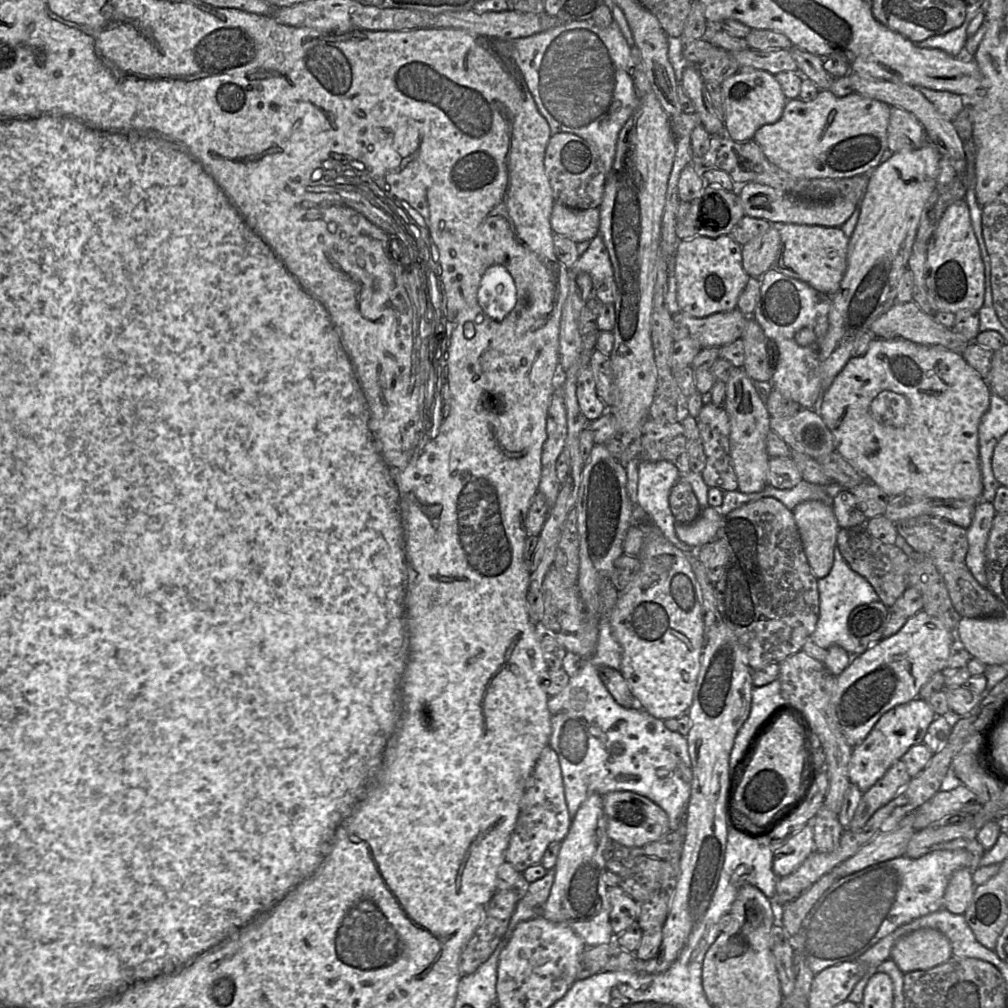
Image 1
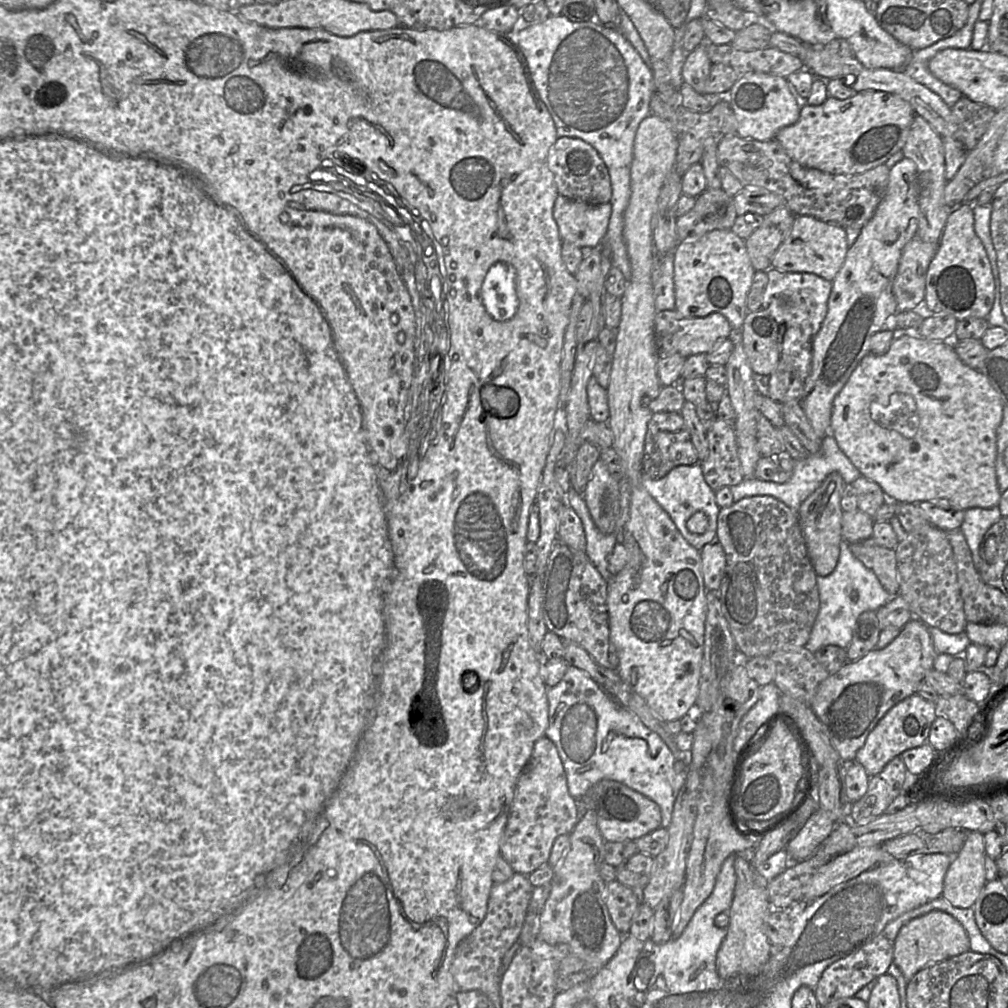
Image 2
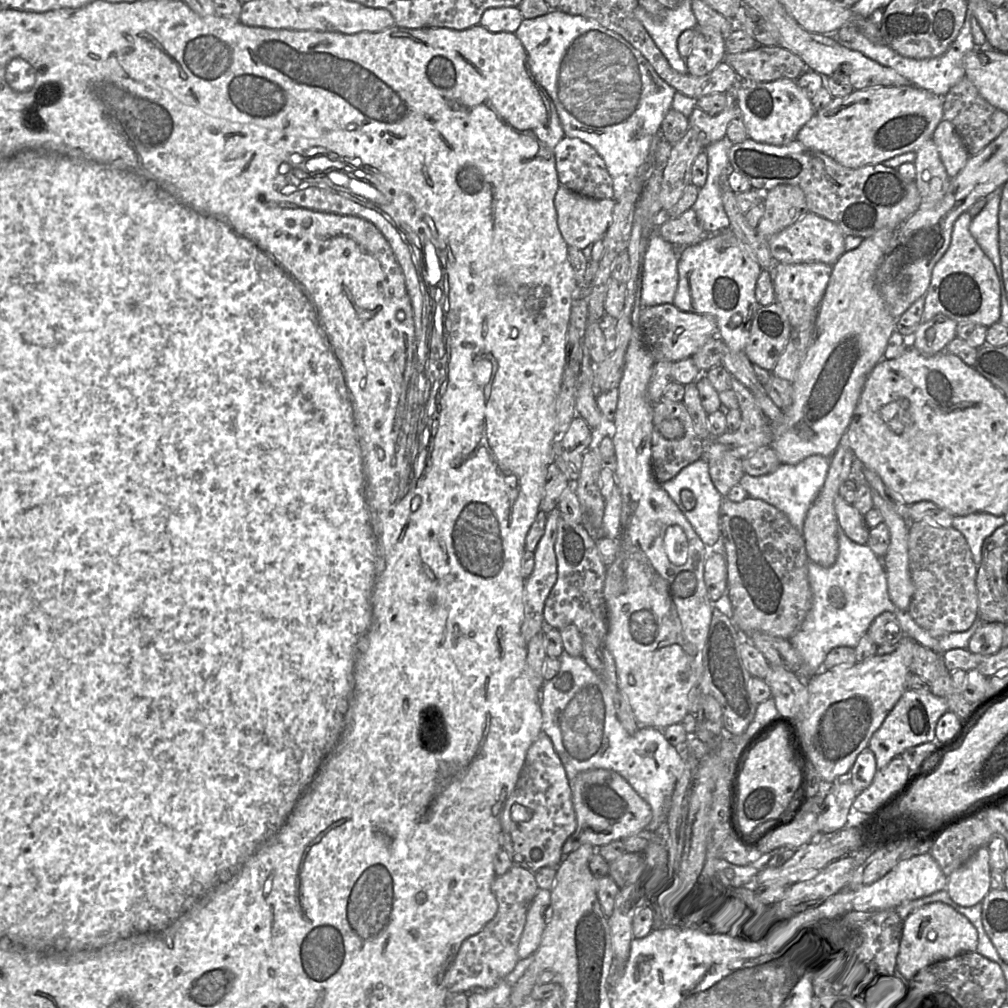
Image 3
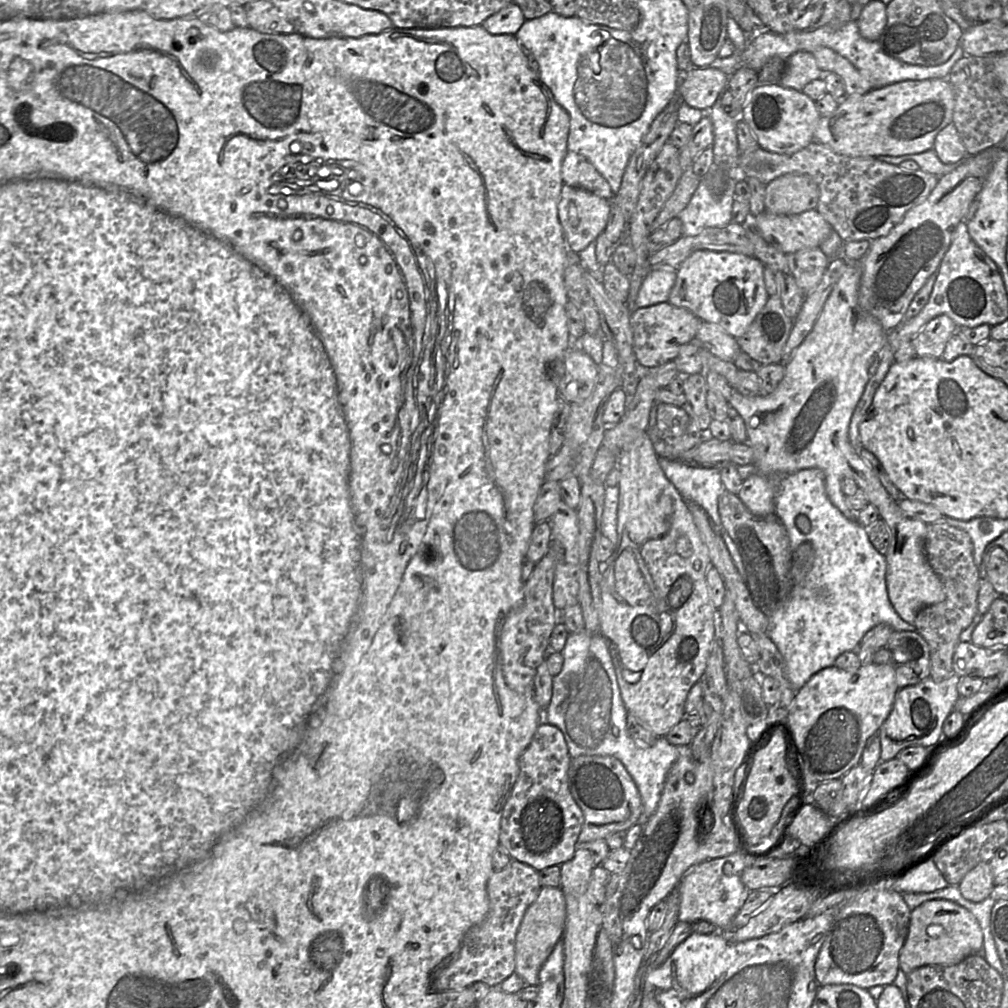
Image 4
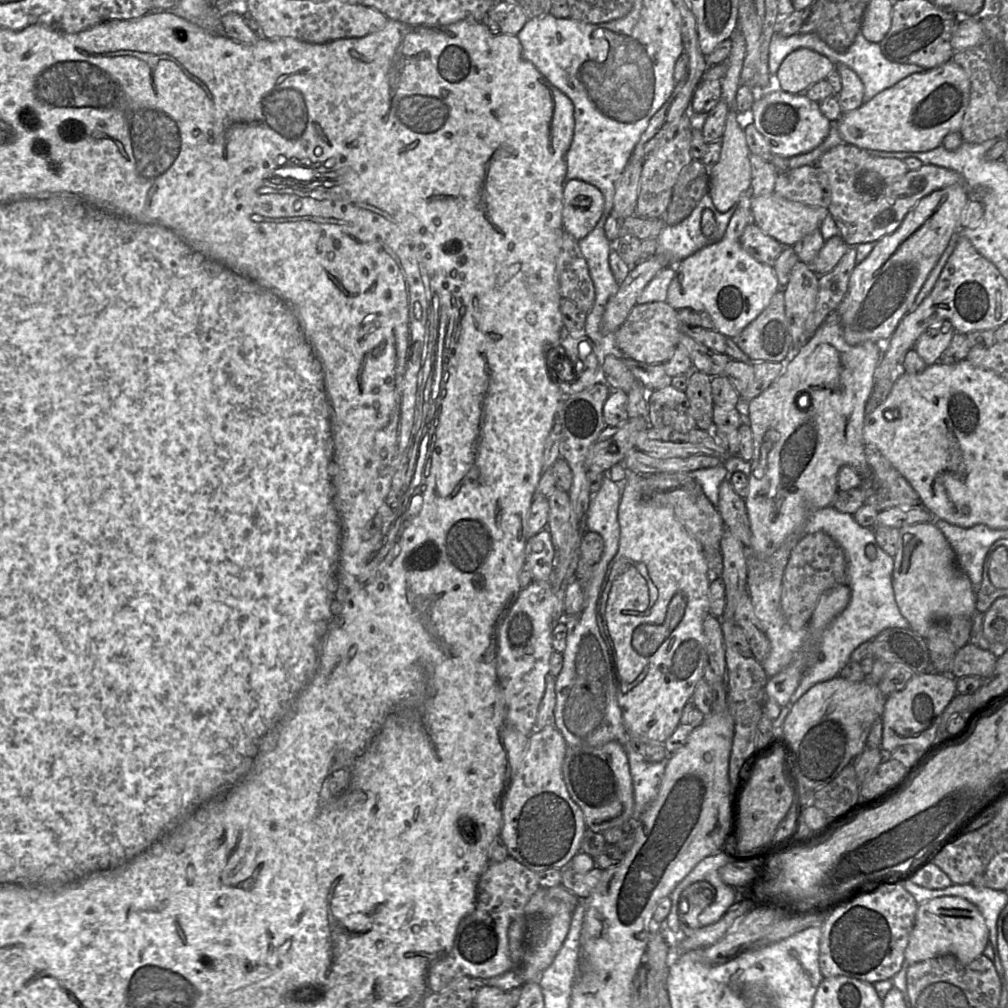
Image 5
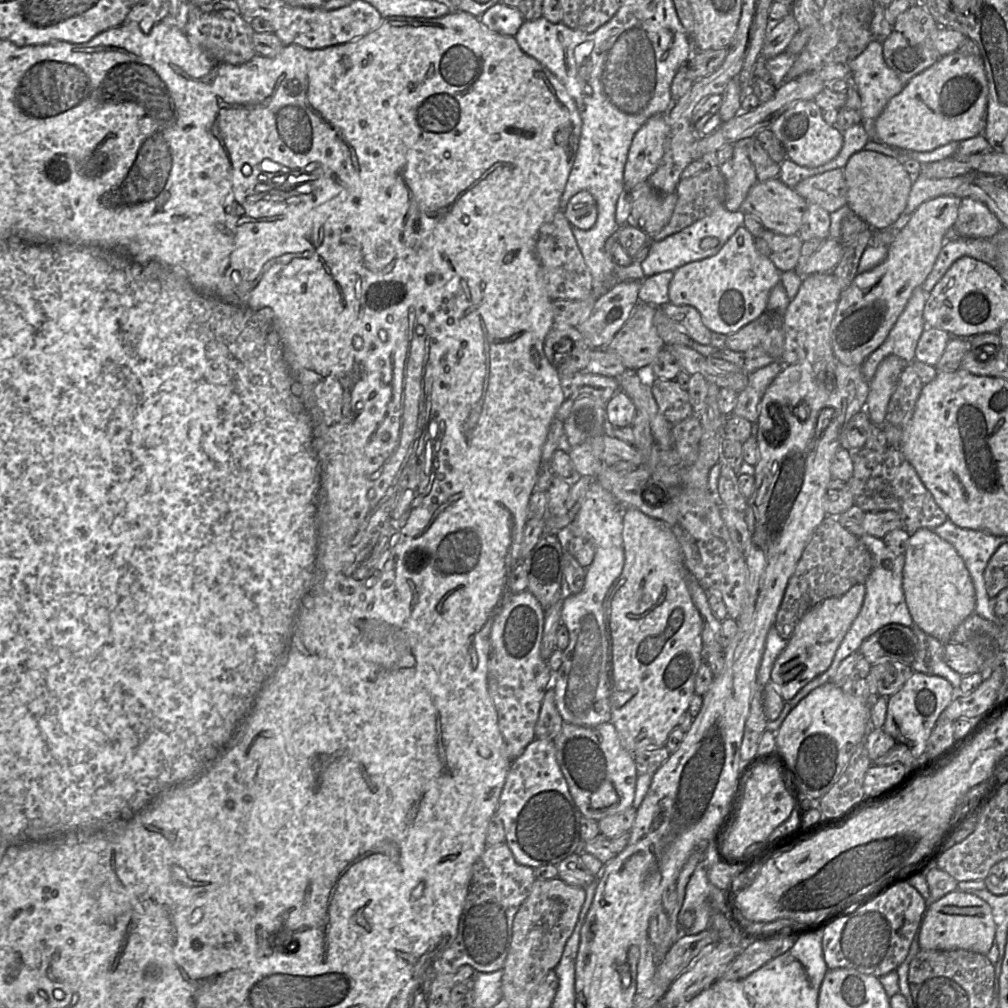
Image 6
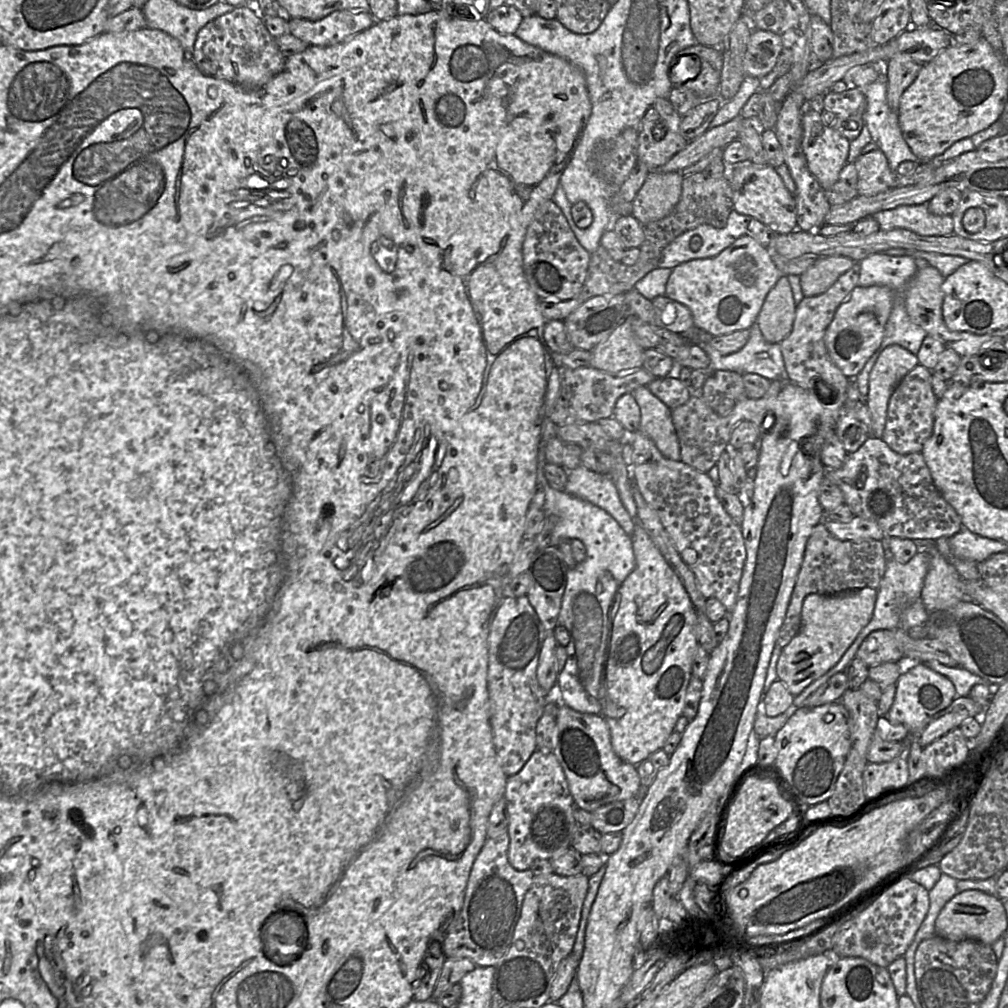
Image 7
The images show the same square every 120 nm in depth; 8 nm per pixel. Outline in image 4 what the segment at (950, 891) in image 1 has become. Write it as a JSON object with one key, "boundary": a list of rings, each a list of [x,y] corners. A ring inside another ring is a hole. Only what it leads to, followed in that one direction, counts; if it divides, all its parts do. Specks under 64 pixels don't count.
{"boundary":[[[989,862],[976,865],[958,884],[962,896],[974,903],[979,903],[993,895],[994,886]]]}

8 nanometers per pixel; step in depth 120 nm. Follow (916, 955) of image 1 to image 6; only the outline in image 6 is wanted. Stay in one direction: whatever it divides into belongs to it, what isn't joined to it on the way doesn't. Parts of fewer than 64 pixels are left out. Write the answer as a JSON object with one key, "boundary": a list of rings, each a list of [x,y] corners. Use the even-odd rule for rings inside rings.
{"boundary":[[[955,890],[930,904],[918,929],[923,950],[967,950],[986,955],[995,942],[996,926],[991,907],[981,898]]]}

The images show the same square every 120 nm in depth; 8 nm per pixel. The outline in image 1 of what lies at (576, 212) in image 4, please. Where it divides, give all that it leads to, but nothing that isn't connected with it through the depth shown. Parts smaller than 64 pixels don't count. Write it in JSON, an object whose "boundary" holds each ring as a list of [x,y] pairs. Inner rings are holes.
{"boundary":[[[556,202],[552,208],[550,223],[553,233],[576,243],[591,241],[599,232],[599,208],[571,209]]]}

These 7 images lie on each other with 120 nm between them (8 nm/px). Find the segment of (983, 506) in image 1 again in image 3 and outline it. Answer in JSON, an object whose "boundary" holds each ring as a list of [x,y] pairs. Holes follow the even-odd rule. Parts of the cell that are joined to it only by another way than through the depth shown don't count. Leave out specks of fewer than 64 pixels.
{"boundary":[[[985,512],[954,516],[952,526],[965,537],[977,569],[981,565],[984,540],[1006,522],[1004,516],[996,516]]]}

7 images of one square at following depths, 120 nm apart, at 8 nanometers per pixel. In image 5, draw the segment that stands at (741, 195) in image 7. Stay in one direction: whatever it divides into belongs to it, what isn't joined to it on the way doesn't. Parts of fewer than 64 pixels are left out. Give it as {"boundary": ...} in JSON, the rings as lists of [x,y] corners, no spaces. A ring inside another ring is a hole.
{"boundary":[[[772,192],[763,196],[752,196],[754,223],[767,235],[785,246],[820,228],[827,208],[812,207],[787,200]]]}

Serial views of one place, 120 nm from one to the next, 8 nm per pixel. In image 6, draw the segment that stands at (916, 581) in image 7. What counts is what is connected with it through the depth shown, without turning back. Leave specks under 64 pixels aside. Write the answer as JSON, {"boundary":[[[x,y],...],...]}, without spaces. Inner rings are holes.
{"boundary":[[[851,524],[844,525],[849,532],[858,536],[863,544],[870,551],[873,558],[873,567],[867,577],[864,586],[865,586],[865,596],[861,610],[855,620],[853,621],[851,627],[847,631],[845,637],[843,638],[841,644],[839,645],[833,661],[829,668],[822,674],[815,677],[809,683],[807,683],[796,695],[794,698],[787,702],[791,702],[791,709],[793,709],[804,697],[806,697],[812,690],[815,688],[829,682],[832,677],[835,675],[838,666],[840,663],[852,654],[855,651],[860,649],[863,641],[875,633],[880,628],[888,624],[900,624],[909,628],[913,626],[913,620],[909,613],[905,596],[902,588],[902,579],[903,579],[903,567],[905,563],[905,555],[896,555],[890,551],[881,538],[877,538],[871,535],[866,534],[861,525]],[[883,560],[890,560],[892,566],[890,569],[886,569],[882,566]]]}

